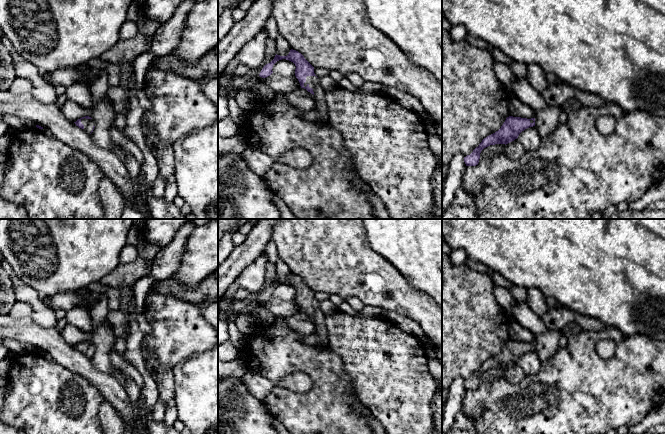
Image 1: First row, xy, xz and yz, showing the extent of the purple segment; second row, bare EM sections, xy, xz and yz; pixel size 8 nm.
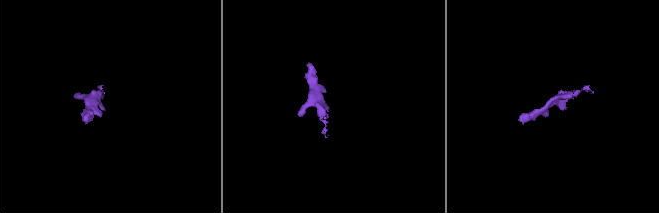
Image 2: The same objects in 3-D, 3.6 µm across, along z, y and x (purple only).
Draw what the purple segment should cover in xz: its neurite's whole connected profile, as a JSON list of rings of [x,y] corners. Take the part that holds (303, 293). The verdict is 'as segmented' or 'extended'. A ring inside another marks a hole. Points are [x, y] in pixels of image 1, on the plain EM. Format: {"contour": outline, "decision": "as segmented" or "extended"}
{"contour": [[[291,273],[287,280],[280,280],[276,278],[274,283],[263,291],[259,300],[262,302],[270,300],[273,297],[273,289],[282,283],[289,284],[295,288],[295,300],[298,303],[301,312],[304,312],[313,318],[316,323],[315,334],[321,340],[321,344],[318,346],[318,348],[320,350],[327,350],[328,336],[327,327],[325,325],[325,315],[319,309],[319,302],[317,302],[314,297],[314,291],[304,282],[301,277]]], "decision": "extended"}

